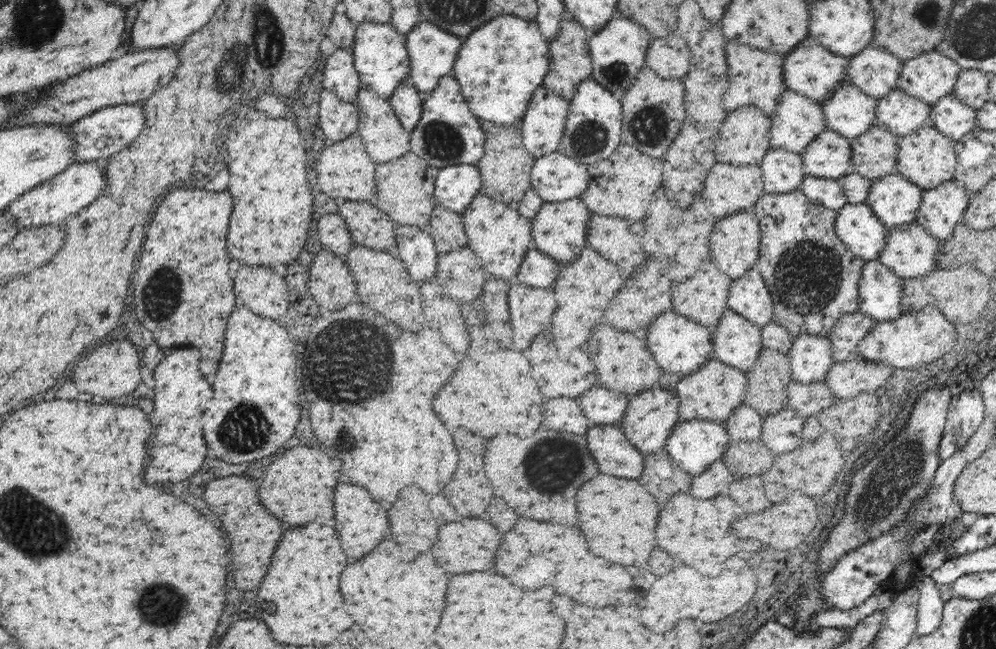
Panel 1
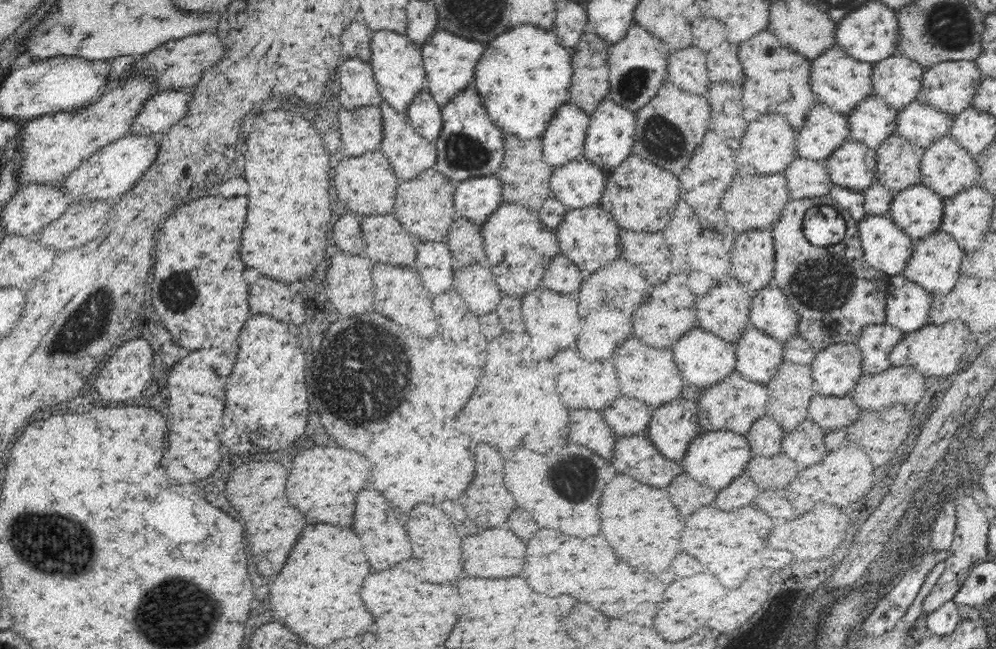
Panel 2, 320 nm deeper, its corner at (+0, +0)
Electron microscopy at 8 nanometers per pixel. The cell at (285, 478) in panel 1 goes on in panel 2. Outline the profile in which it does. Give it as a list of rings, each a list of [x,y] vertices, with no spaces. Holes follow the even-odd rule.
[[[322,446],[318,450],[308,450],[302,456],[294,458],[288,476],[288,500],[294,508],[304,512],[308,518],[328,524],[342,524],[352,526],[354,518],[354,498],[360,490],[364,490],[368,480],[368,460],[344,448]]]

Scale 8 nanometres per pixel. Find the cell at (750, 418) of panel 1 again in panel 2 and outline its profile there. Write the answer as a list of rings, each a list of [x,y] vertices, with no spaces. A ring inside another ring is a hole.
[[[767,414],[752,425],[752,430],[746,437],[754,455],[772,456],[772,454],[780,452],[784,432]]]

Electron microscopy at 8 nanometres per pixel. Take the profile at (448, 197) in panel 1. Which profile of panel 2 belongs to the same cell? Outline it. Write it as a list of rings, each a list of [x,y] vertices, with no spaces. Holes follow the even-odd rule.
[[[494,175],[472,177],[455,183],[456,214],[483,225],[503,203],[503,184]]]

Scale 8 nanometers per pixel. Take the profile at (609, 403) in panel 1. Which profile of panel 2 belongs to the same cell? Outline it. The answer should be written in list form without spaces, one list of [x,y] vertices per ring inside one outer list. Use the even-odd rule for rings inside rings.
[[[618,398],[604,410],[606,424],[618,438],[646,434],[650,416],[650,408],[636,398]]]

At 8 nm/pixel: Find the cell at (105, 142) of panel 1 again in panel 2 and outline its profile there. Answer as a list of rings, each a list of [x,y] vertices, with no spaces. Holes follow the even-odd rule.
[[[172,89],[166,92],[158,92],[154,98],[150,98],[144,108],[134,119],[129,132],[132,134],[156,134],[170,126],[174,126],[188,110],[190,94],[174,92]]]

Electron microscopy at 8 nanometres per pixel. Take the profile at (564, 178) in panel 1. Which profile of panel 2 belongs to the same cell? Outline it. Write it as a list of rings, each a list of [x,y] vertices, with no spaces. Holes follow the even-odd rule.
[[[574,160],[554,169],[549,188],[552,196],[568,209],[599,206],[596,202],[600,202],[604,194],[606,176],[589,161]]]

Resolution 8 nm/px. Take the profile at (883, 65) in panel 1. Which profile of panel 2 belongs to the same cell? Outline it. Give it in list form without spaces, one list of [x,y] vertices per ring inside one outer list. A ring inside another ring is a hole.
[[[894,54],[873,64],[875,96],[897,111],[920,98],[925,68],[915,60]]]

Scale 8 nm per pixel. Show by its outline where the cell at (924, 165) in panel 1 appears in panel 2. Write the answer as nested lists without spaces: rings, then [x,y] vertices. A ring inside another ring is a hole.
[[[948,135],[925,150],[921,176],[921,185],[946,198],[972,188],[978,182],[980,168],[976,164],[976,156],[970,155]]]

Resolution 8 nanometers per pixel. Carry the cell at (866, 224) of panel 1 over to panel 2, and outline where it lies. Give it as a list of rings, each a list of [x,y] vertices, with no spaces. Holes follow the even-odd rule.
[[[867,214],[858,228],[863,259],[889,277],[902,276],[913,253],[913,239],[888,215]]]

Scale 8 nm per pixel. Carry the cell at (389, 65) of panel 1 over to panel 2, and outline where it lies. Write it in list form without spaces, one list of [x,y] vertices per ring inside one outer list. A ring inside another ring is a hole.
[[[382,30],[372,36],[372,67],[373,75],[378,85],[379,93],[384,102],[388,103],[399,113],[407,114],[408,107],[422,90],[426,90],[426,73],[420,46],[412,44],[410,38]]]

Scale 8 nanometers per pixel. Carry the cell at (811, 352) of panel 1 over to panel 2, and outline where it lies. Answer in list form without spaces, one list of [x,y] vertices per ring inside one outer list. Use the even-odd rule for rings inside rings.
[[[855,343],[835,344],[817,350],[817,355],[810,366],[815,393],[827,397],[844,397],[850,394],[858,379],[866,374],[862,368],[862,359],[860,347]]]

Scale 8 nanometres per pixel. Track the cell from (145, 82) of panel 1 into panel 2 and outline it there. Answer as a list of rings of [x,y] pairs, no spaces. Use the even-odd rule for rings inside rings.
[[[198,34],[198,36],[188,36],[188,38],[180,38],[176,42],[162,44],[154,52],[150,52],[142,60],[138,60],[134,66],[134,72],[152,74],[157,80],[160,90],[172,88],[176,90],[176,88],[186,88],[186,86],[198,84],[202,72],[208,70],[210,66],[214,66],[216,62],[220,62],[222,58],[224,58],[222,40],[216,34]]]

